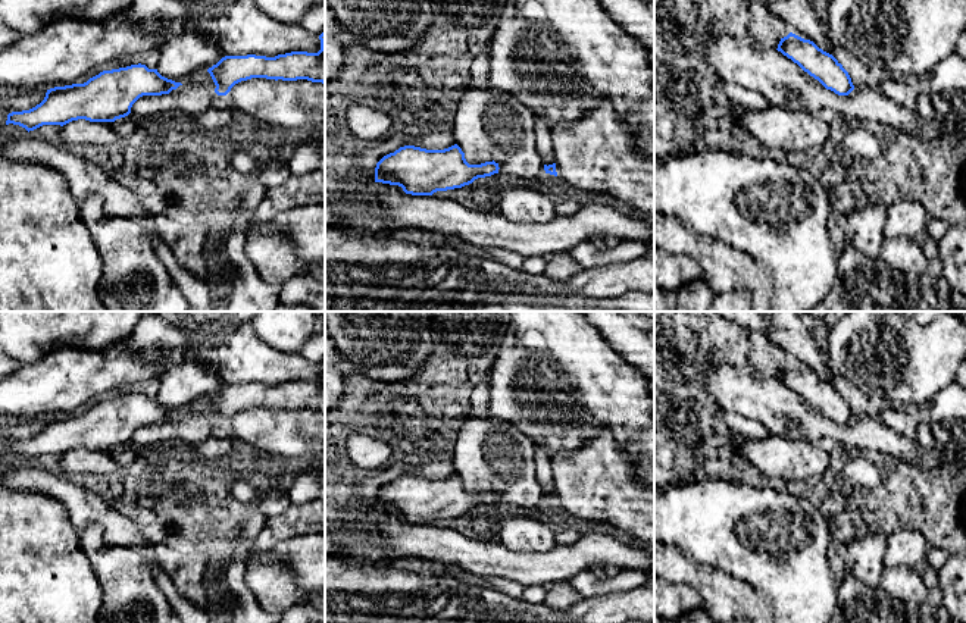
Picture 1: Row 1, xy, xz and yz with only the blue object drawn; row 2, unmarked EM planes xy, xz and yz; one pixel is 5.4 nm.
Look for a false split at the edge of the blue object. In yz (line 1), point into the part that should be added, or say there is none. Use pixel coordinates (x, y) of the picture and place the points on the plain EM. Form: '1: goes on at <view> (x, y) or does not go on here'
1: does not go on here

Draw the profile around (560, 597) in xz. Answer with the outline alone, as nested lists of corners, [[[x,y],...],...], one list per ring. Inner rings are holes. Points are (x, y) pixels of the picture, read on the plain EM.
[[[565,582],[551,583],[545,604],[554,611],[566,611],[582,601],[582,595]]]

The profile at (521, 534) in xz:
[[[498,516],[498,541],[516,552],[547,552],[556,547],[554,527],[534,517]]]

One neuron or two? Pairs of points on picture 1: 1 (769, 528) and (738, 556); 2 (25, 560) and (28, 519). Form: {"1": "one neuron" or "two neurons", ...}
{"1": "one neuron", "2": "one neuron"}

